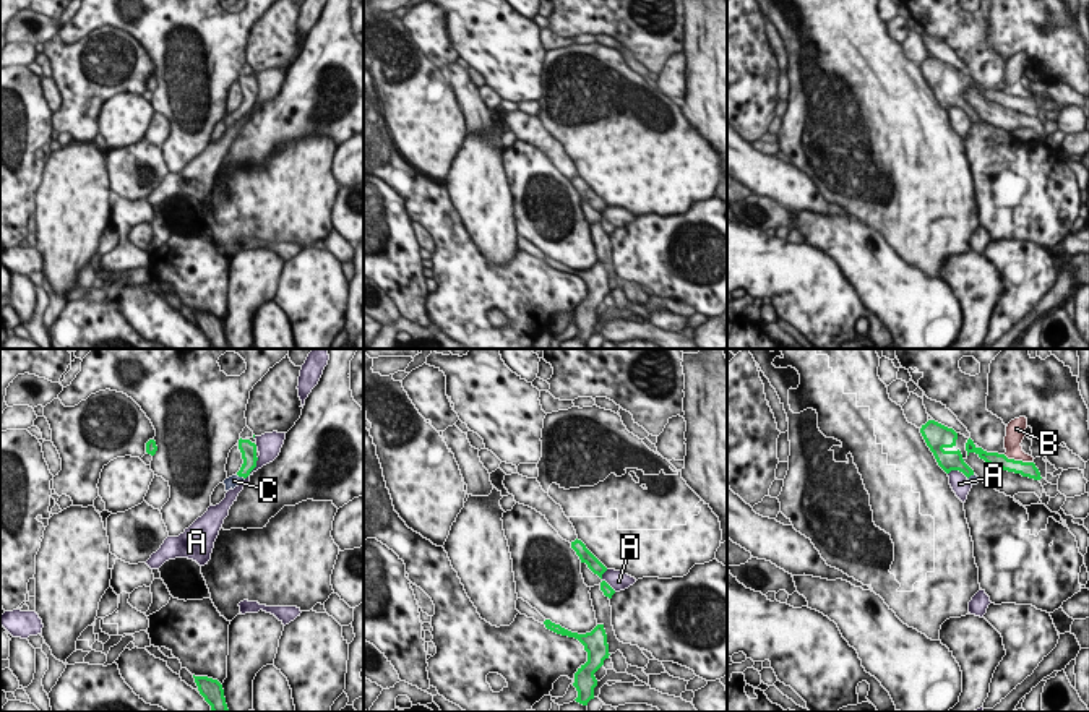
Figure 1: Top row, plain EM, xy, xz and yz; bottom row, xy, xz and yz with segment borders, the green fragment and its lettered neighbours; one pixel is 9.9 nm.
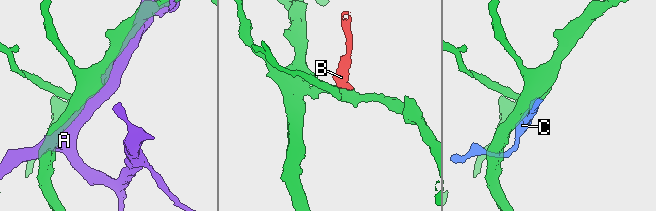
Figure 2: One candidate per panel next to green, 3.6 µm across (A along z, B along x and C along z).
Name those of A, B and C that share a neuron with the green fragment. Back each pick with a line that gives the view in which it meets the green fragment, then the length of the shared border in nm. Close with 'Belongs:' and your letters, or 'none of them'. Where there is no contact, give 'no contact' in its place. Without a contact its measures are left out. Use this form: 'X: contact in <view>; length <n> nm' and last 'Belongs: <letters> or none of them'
C: contact in xy; length 100 nm
Belongs: C

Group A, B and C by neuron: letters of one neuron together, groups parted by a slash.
A / B / C

